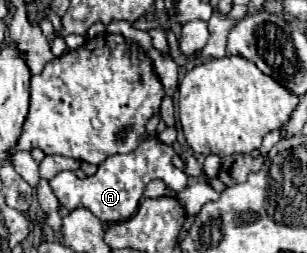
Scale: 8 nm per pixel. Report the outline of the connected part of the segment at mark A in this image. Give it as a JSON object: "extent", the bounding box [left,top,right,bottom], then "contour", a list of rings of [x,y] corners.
{"extent":[50,136,188,222],"contour":[[[152,136],[146,142],[140,142],[140,146],[130,154],[110,156],[108,160],[104,160],[98,166],[98,172],[94,176],[88,176],[84,180],[80,180],[74,172],[56,174],[50,180],[50,188],[56,194],[58,202],[68,210],[84,206],[96,218],[100,218],[100,222],[122,222],[122,220],[128,220],[138,210],[138,202],[142,198],[142,192],[150,180],[160,178],[174,192],[184,190],[188,176],[182,170],[172,166],[172,156],[174,156],[172,146],[166,146],[166,144],[158,142],[156,136]]]}

